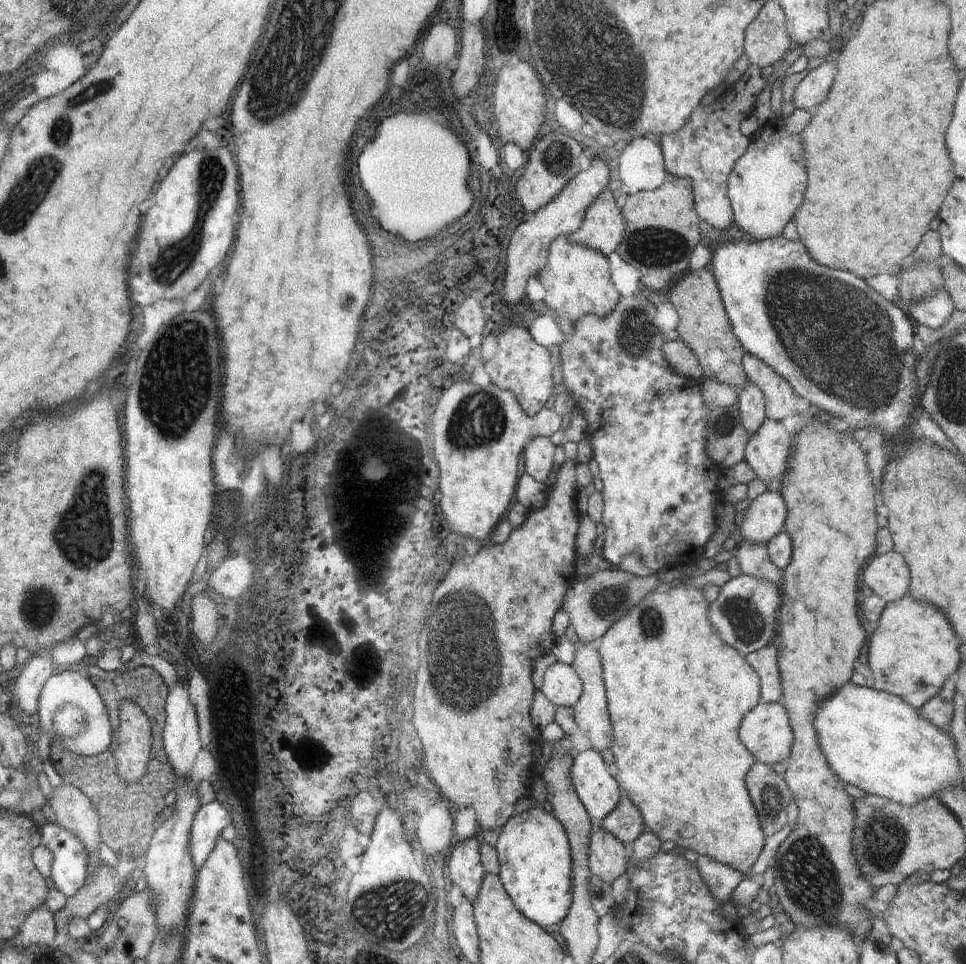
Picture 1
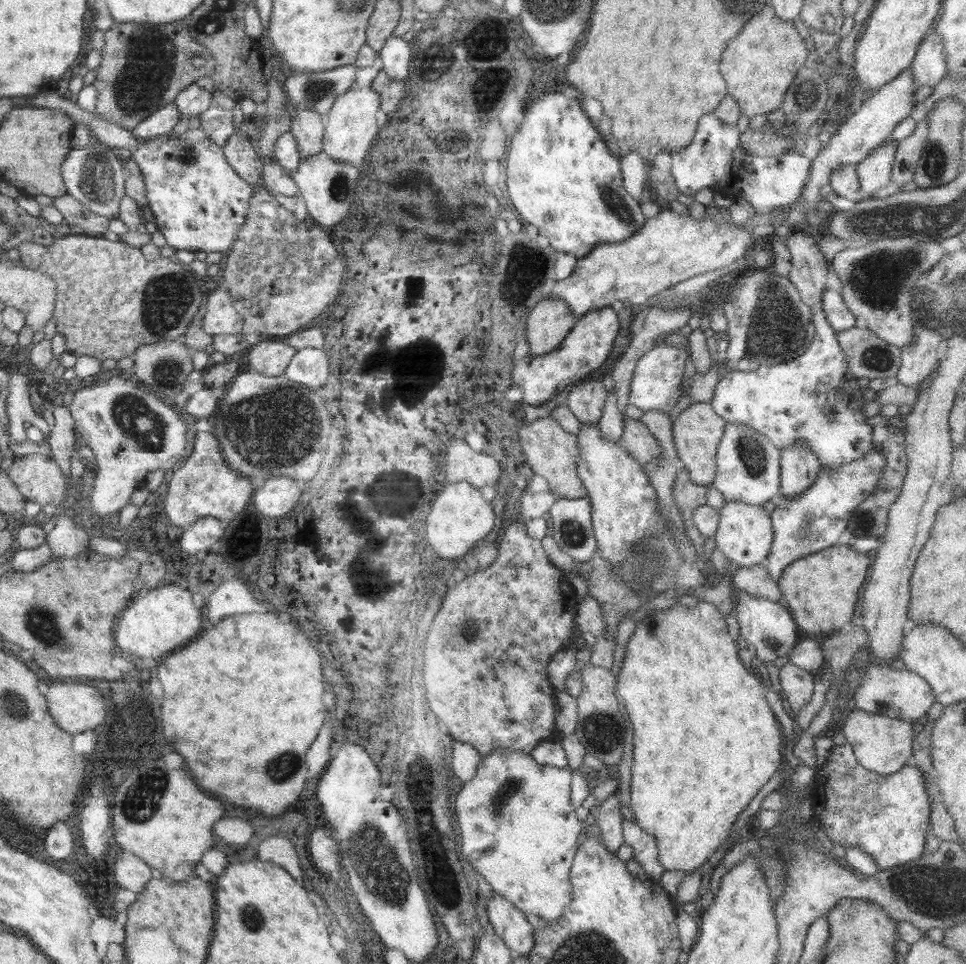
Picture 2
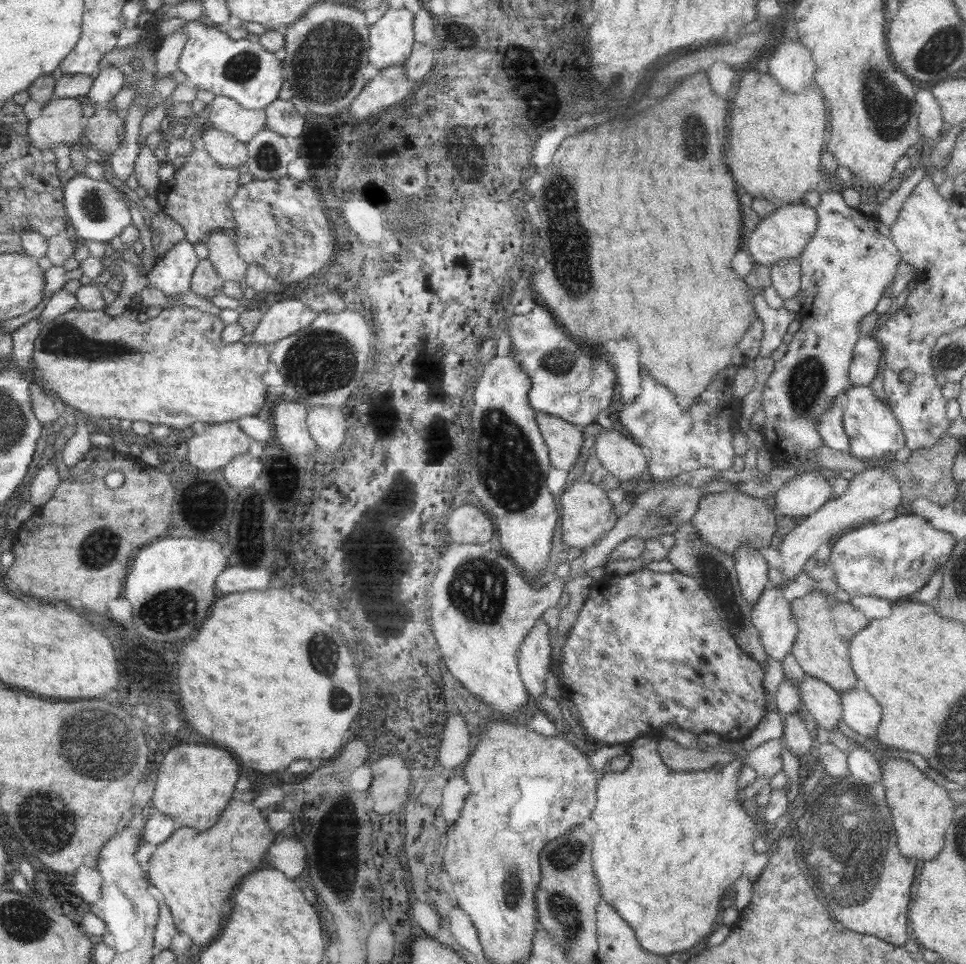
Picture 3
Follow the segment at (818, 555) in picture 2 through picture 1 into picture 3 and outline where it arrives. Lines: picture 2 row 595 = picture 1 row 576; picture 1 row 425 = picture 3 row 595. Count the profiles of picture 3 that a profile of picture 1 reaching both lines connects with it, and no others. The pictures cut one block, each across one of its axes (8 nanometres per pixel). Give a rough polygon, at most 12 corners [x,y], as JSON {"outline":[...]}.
{"outline":[[820,590],[792,600],[791,653],[839,694],[860,683],[849,644],[869,619]]}

